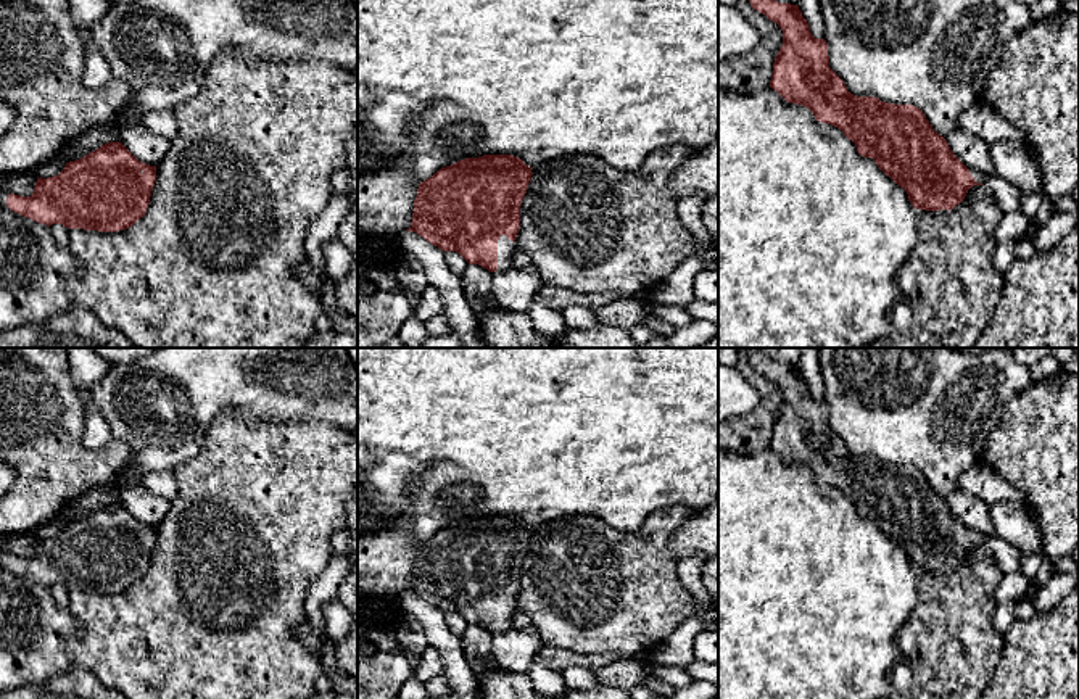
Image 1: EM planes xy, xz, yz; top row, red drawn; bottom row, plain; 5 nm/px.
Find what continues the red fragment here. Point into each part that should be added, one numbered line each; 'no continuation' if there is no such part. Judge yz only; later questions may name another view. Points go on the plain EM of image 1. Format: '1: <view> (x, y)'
1: yz (1008, 559)

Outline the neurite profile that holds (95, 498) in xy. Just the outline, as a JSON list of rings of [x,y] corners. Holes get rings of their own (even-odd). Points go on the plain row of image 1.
[[[116,486],[92,488],[79,499],[68,504],[55,520],[69,523],[77,514],[90,514],[105,504],[118,503],[119,494],[121,491]]]

